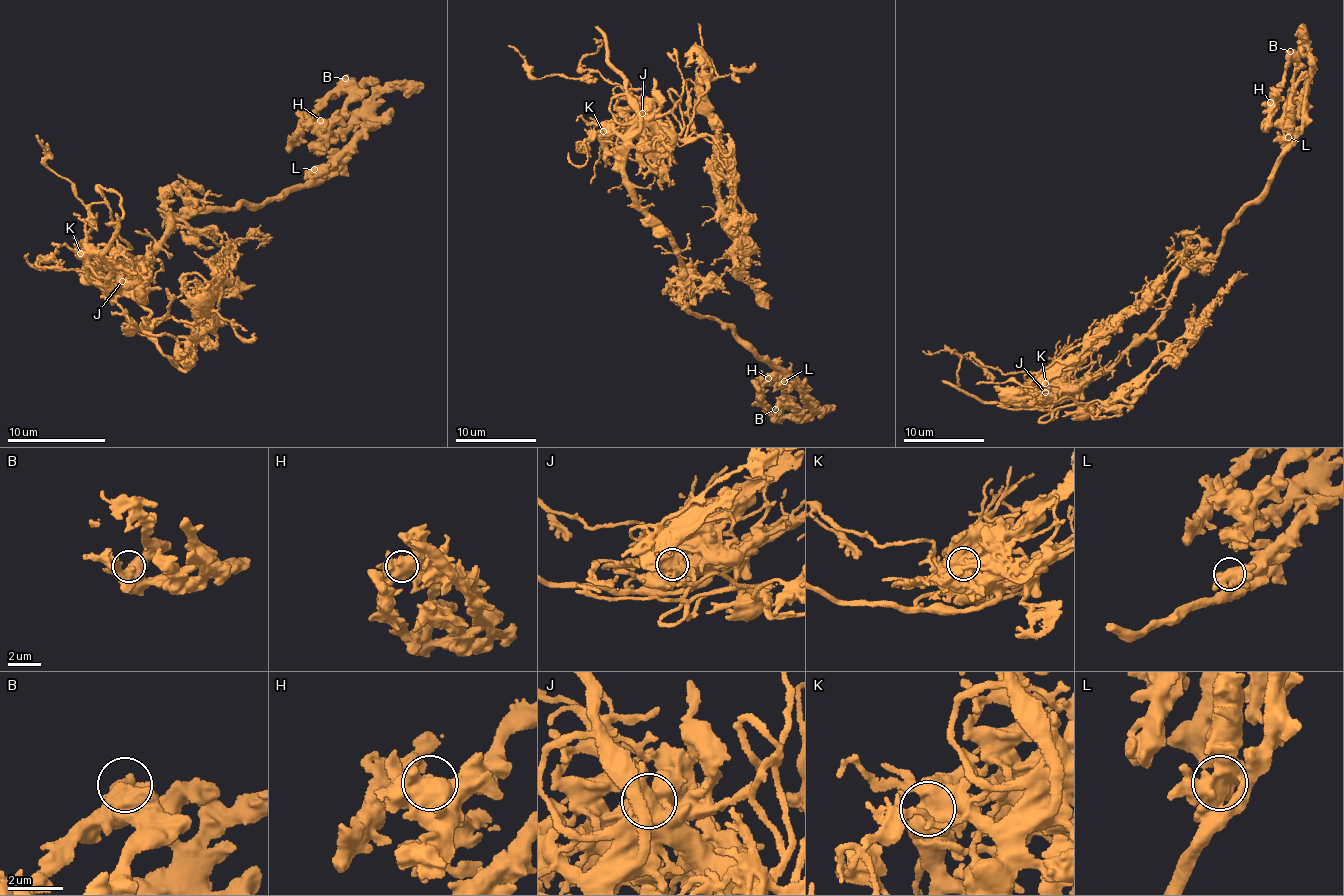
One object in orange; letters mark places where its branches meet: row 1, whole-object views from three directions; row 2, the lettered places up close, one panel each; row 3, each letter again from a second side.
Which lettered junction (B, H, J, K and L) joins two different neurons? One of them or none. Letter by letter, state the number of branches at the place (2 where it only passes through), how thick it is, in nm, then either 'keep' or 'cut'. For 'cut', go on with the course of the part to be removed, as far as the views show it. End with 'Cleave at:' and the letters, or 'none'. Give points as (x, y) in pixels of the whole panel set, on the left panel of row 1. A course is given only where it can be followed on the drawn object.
B: 1 branches meet; 800 nm thick; keep
H: 1 branches meet; 1100 nm thick; keep
J: 1 branches meet; 1250 nm thick; cut; foreign part runs (123, 281), (155, 323), (172, 315), (190, 323), (198, 302), (220, 287), (214, 263), (254, 235), (269, 240)
K: 2 branches meet; 850 nm thick; keep
L: 1 branches meet; 1050 nm thick; keep
Cleave at: J

